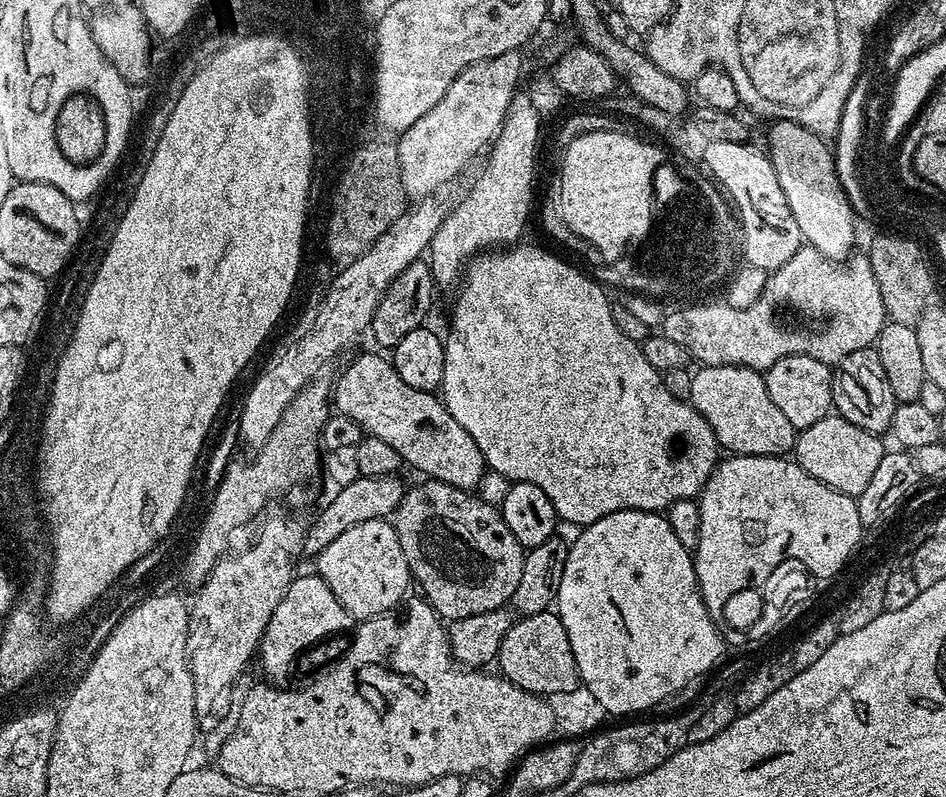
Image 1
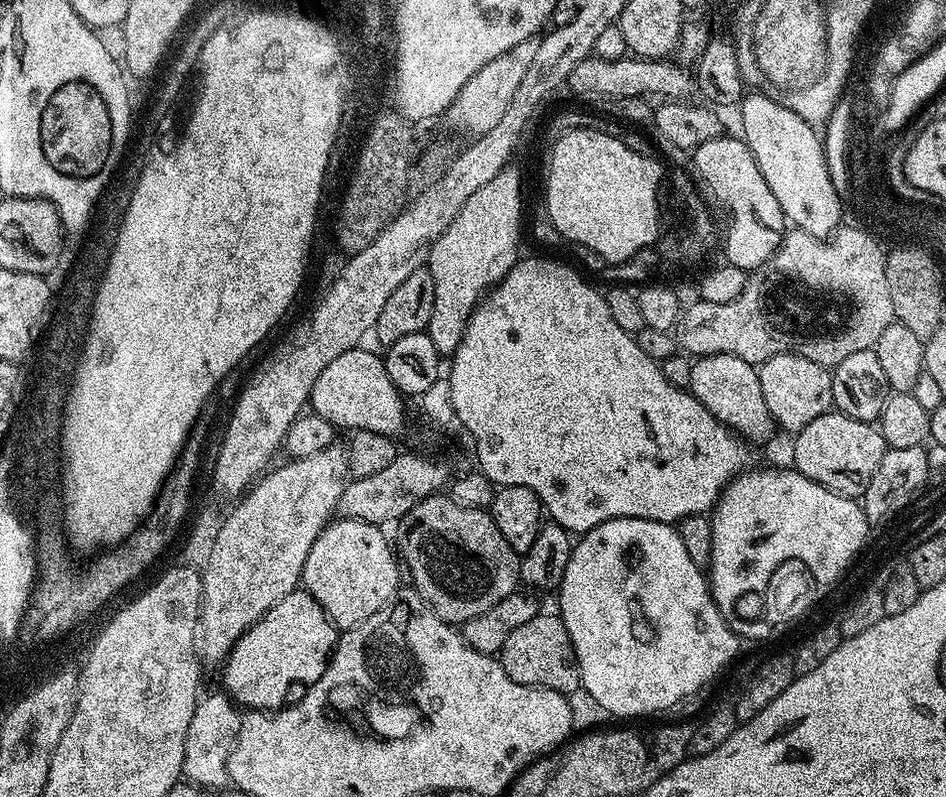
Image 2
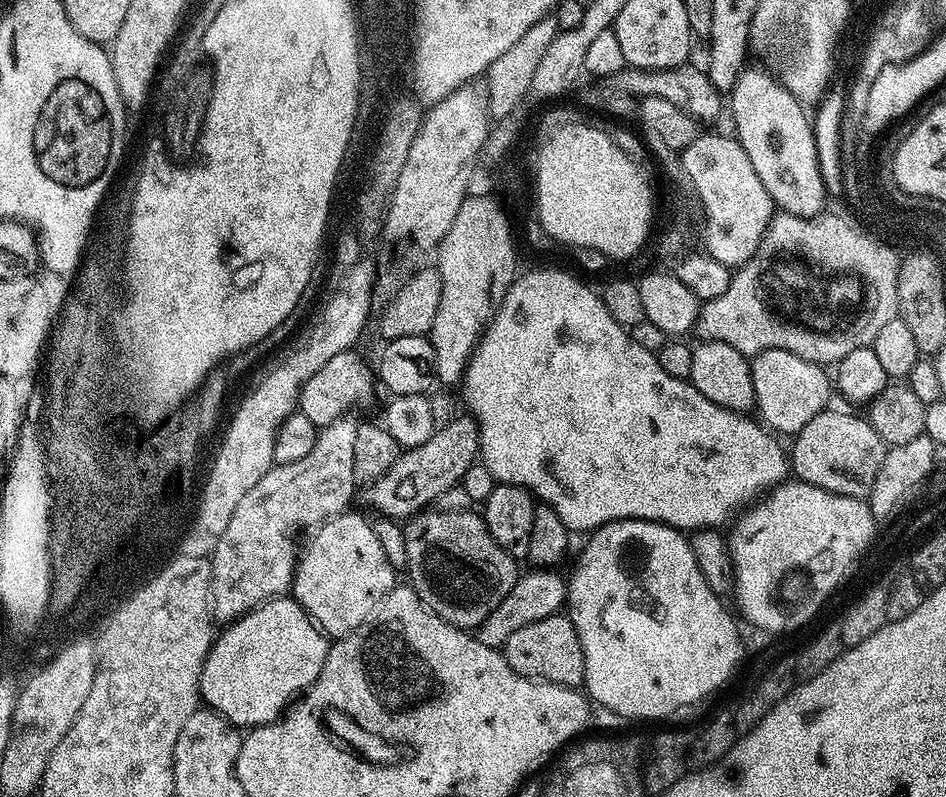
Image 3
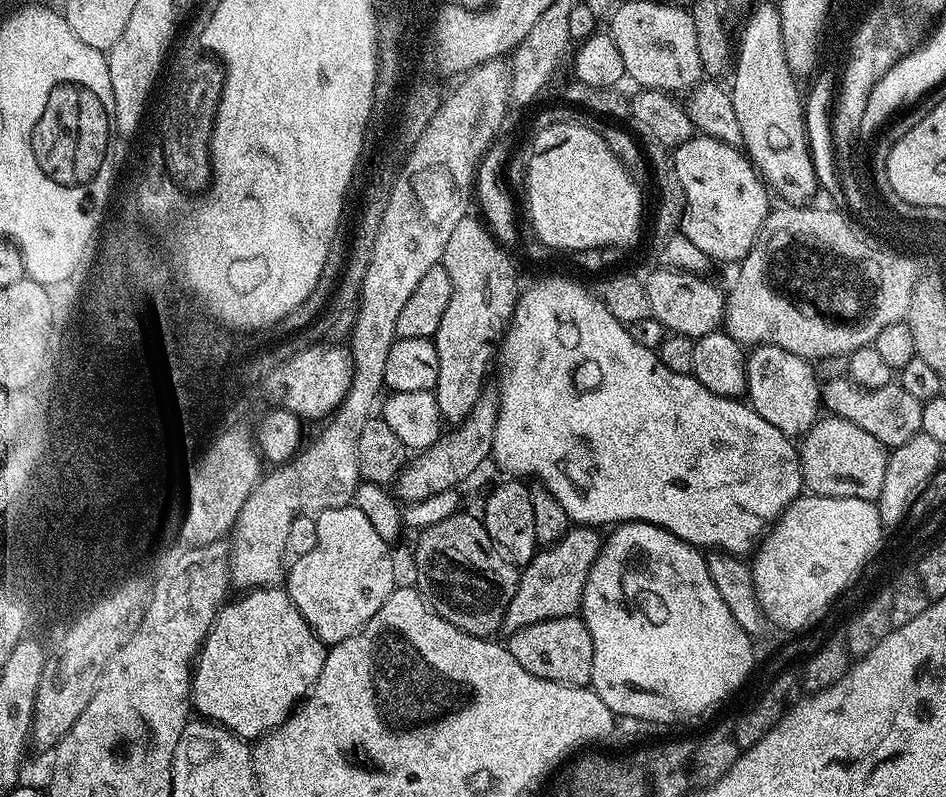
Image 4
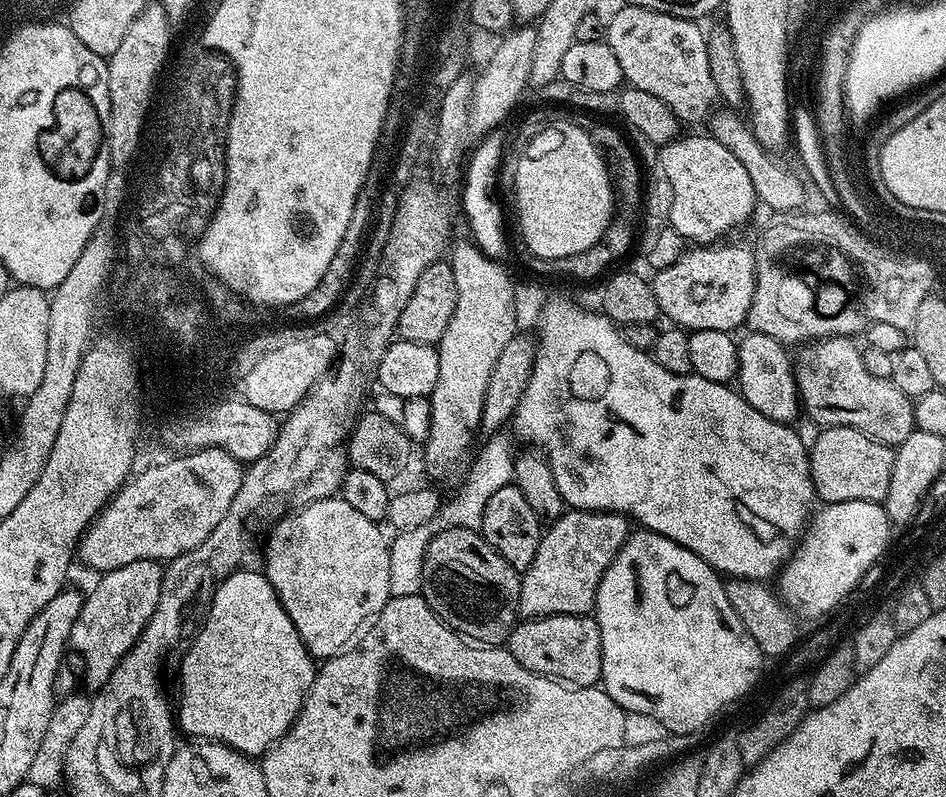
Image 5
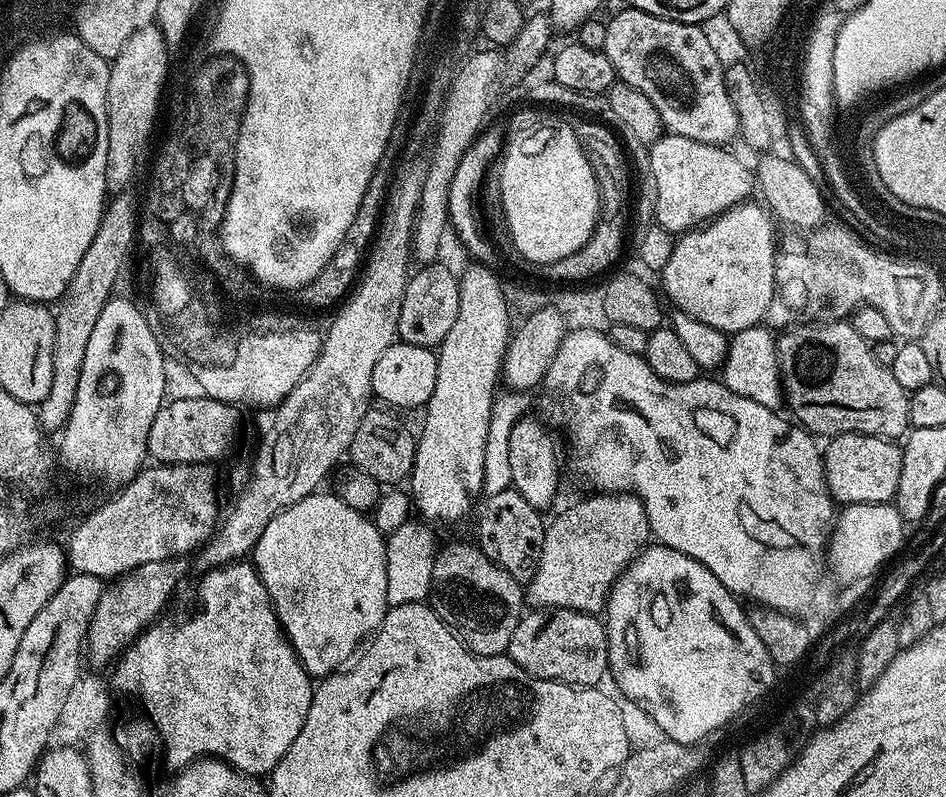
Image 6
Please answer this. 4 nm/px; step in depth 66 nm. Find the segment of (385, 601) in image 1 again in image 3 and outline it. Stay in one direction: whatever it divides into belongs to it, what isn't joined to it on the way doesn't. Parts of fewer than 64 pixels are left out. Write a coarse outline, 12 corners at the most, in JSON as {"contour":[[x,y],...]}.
{"contour":[[353,510],[299,557],[294,596],[329,637],[366,624],[397,583]]}

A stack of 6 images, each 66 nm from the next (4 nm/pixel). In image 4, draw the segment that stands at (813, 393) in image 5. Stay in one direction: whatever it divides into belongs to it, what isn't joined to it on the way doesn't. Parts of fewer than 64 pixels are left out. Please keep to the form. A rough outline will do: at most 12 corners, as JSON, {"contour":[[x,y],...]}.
{"contour":[[823,381],[829,413],[889,449],[922,426],[922,402],[896,382]]}

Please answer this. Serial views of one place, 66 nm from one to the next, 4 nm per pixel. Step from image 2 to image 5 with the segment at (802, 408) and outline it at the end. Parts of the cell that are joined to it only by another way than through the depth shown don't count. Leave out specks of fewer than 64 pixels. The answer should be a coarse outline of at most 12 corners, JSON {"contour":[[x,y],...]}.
{"contour":[[749,331],[736,345],[738,391],[791,425],[802,412],[793,357]]}

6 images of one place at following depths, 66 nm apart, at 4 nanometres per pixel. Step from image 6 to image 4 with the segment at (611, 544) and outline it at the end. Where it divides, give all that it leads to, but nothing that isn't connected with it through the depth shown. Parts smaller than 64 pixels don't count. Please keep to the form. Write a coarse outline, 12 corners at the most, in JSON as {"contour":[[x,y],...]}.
{"contour":[[572,526],[523,565],[500,632],[579,613],[602,536]]}

